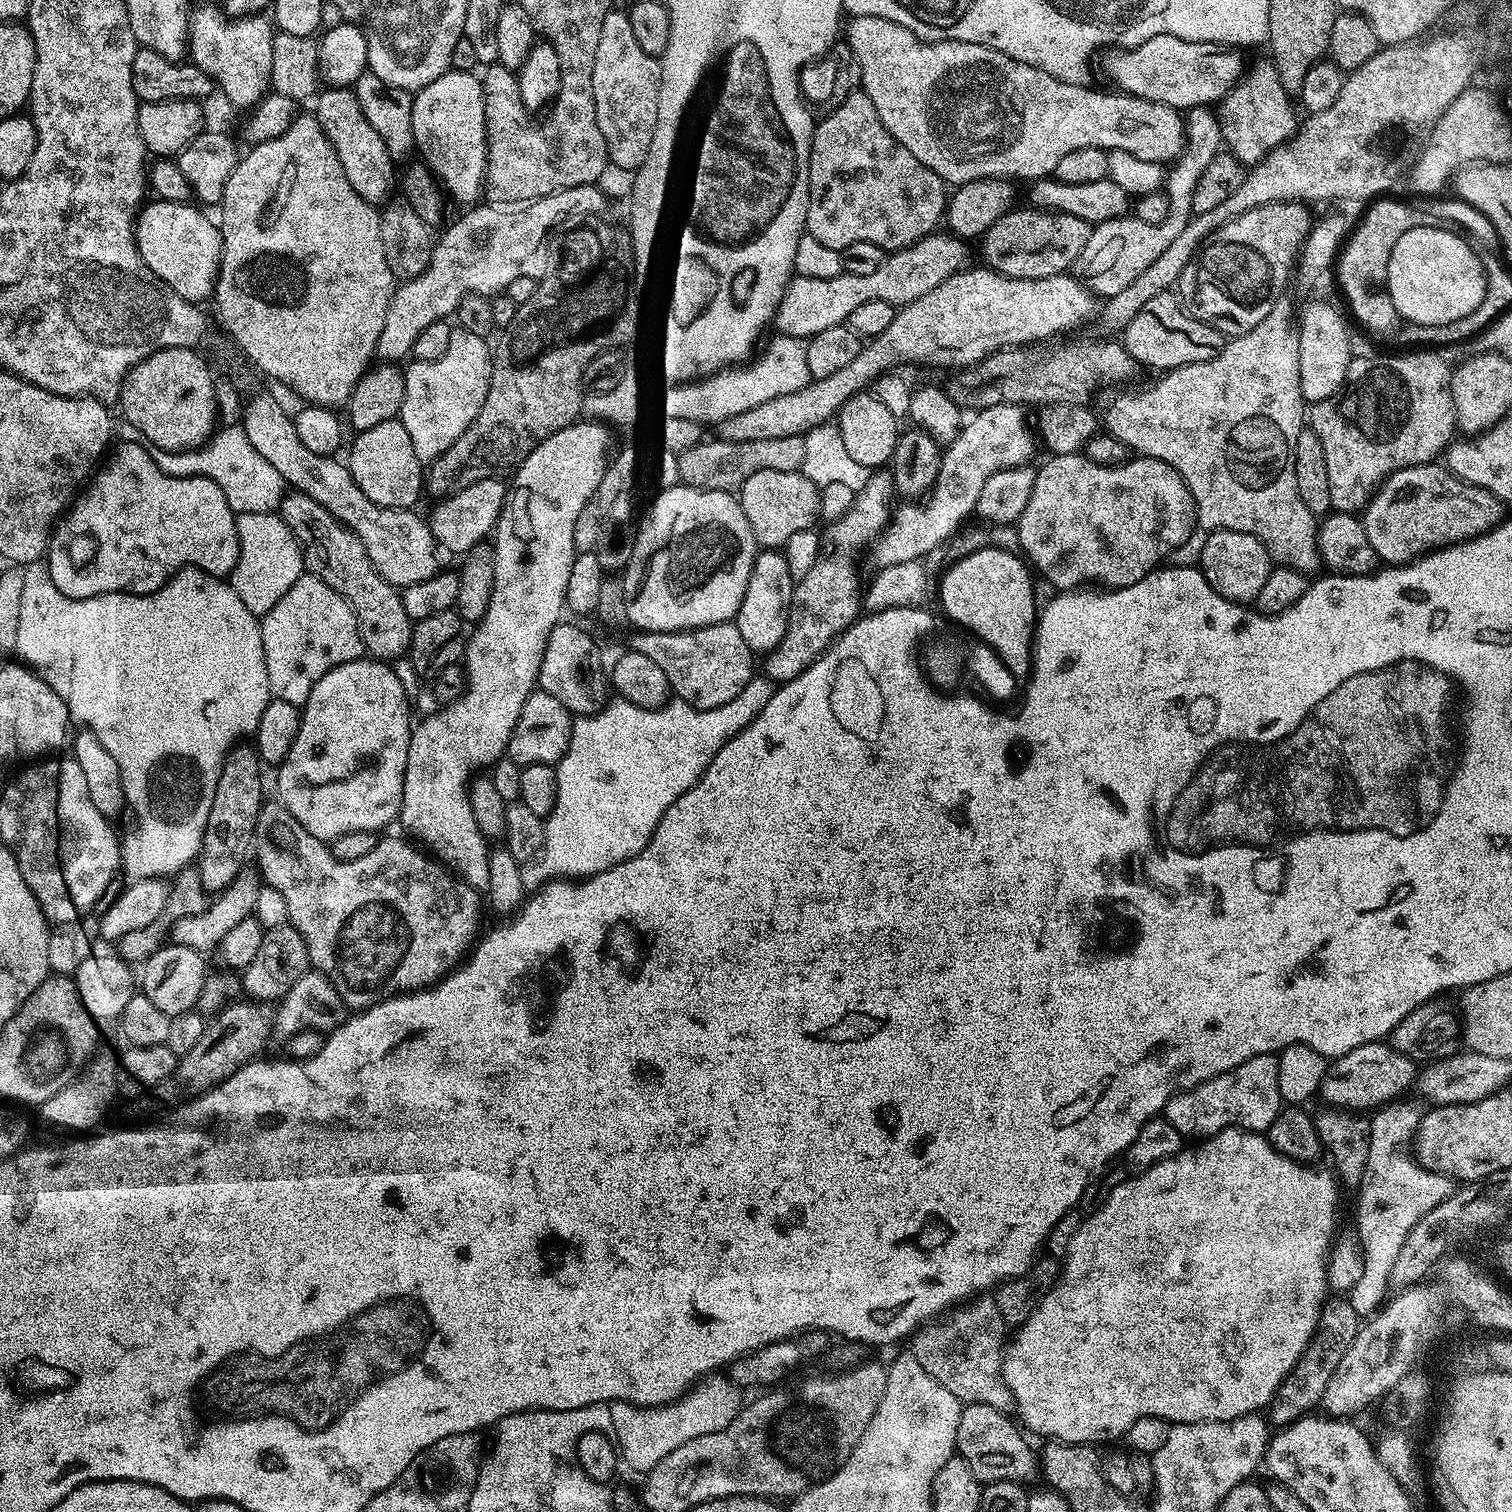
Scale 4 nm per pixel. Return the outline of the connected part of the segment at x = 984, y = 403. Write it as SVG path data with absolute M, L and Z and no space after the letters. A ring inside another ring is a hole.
M1078 340L1072 344L1056 346L1048 350L1046 346L1041 352L1035 352L1037 349L1032 346L1017 346L1015 348L1006 348L1003 352L996 352L981 360L978 364L973 364L971 368L965 368L957 371L956 376L949 384L946 384L948 396L954 402L967 410L979 410L998 406L999 404L1019 404L1029 406L1028 404L1044 404L1051 406L1054 404L1082 404L1091 405L1092 395L1096 392L1096 383L1101 380L1104 384L1124 384L1127 380L1132 380L1138 371L1136 359L1125 350L1123 343L1116 344L1095 344L1092 340Z

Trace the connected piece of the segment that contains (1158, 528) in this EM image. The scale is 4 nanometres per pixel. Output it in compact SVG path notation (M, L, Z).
M1083 454L1070 456L1053 455L1048 459L1052 460L1048 460L1044 465L1039 465L1036 468L1034 490L1030 494L1030 502L1026 502L1026 510L1022 510L1018 521L1018 545L1020 544L1021 549L1019 548L1019 551L1027 557L1031 567L1037 573L1040 571L1039 575L1043 579L1049 580L1057 590L1076 590L1081 586L1103 586L1105 589L1115 590L1134 586L1142 578L1146 578L1149 572L1153 571L1163 561L1160 560L1163 556L1168 556L1175 548L1182 547L1187 542L1188 535L1192 532L1192 527L1194 529L1197 527L1196 503L1186 482L1178 474L1178 470L1174 466L1170 466L1161 460L1155 460L1153 456L1141 455L1139 458L1129 460L1126 464L1117 464L1110 468L1098 466L1098 462L1090 462L1087 456Z

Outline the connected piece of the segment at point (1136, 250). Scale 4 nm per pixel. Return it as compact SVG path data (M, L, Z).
M1207 104L1194 106L1186 112L1186 149L1183 156L1179 156L1171 165L1170 171L1166 176L1166 195L1176 196L1176 201L1171 204L1171 213L1167 218L1160 222L1157 228L1148 228L1148 232L1140 232L1136 224L1128 228L1128 244L1132 244L1132 256L1112 256L1112 224L1097 224L1093 227L1090 238L1078 254L1074 265L1074 275L1089 292L1100 298L1107 298L1118 294L1118 290L1123 290L1125 286L1130 286L1150 262L1154 262L1152 256L1158 258L1156 252L1162 254L1178 234L1188 224L1192 211L1192 195L1194 186L1198 186L1198 178L1202 178L1202 170L1210 166L1212 161L1224 144L1224 134L1222 131L1222 121L1215 111Z

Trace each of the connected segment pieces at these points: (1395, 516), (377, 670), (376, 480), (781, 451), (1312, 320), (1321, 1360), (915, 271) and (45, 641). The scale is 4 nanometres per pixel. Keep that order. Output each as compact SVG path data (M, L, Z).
M1433 462L1392 473L1363 509L1362 523L1377 557L1385 565L1403 566L1437 548L1448 548L1451 544L1486 535L1505 519L1504 511L1504 501L1490 490L1459 480L1443 463Z
M361 658L334 666L323 674L310 698L302 705L300 729L289 754L279 765L276 788L280 791L279 803L314 838L325 842L338 839L354 830L379 833L380 828L395 821L400 815L406 758L412 737L414 719L408 713L410 693L399 681L391 663L371 658Z
M397 418L378 422L378 426L357 431L355 435L346 463L362 494L383 508L411 509L420 492L422 496L422 461L414 454L414 442L410 442L406 426Z
M804 436L760 438L758 442L726 442L719 438L707 440L679 453L679 479L690 488L735 493L743 488L751 476L758 474L758 470L799 472L803 469L806 458Z
M1316 300L1304 308L1304 313L1298 316L1298 335L1300 345L1298 346L1298 366L1300 367L1300 385L1305 401L1315 402L1330 398L1344 384L1348 363L1354 358L1352 344L1348 341L1348 324L1344 321L1345 313L1335 308L1332 304L1323 304Z
M1329 1297L1322 1306L1320 1319L1311 1341L1309 1341L1299 1361L1292 1368L1291 1374L1280 1384L1268 1410L1276 1410L1276 1404L1280 1404L1280 1402L1298 1402L1300 1408L1294 1414L1294 1419L1300 1420L1301 1417L1311 1413L1321 1405L1330 1378L1333 1377L1338 1368L1338 1363L1342 1362L1343 1355L1349 1350L1362 1326L1360 1317L1347 1297L1332 1297Z
M955 234L940 235L923 236L917 244L885 255L882 266L878 266L874 274L845 271L834 278L797 275L789 283L784 301L778 309L777 325L782 326L781 331L785 336L813 338L822 330L830 330L830 326L845 323L848 316L866 302L890 302L903 306L922 298L922 294L930 294L934 286L946 282L946 278L961 271L965 267L964 259L968 256L968 248L964 245L967 243L961 237Z
M37 562L29 564L24 568L24 581L22 582L22 600L18 606L18 634L16 635L16 650L15 655L19 657L21 661L27 667L31 668L36 675L48 683L50 690L54 690L54 694L58 694L58 698L64 700L64 705L68 711L69 717L73 721L76 720L80 723L81 729L93 732L98 742L102 742L102 746L106 746L106 750L110 750L110 754L114 757L114 762L118 762L118 770L120 771L120 781L124 787L124 794L127 803L130 808L136 811L136 832L132 832L127 837L126 835L122 840L122 864L125 869L133 868L134 873L143 874L145 877L161 877L175 874L180 871L181 868L191 865L193 861L200 855L200 843L202 842L202 834L204 833L204 827L206 826L206 818L210 814L210 802L214 802L214 790L218 786L218 778L222 774L222 768L224 766L224 760L227 759L229 752L237 747L238 742L243 736L248 738L255 737L258 730L258 722L261 721L262 712L266 710L266 706L270 700L273 699L272 691L267 682L267 670L266 670L266 658L263 656L262 646L262 634L260 633L260 620L251 612L246 610L246 602L242 602L242 598L238 598L238 594L232 589L231 583L227 579L219 576L212 576L209 572L203 572L200 568L186 567L180 569L179 572L175 572L172 579L167 584L163 584L156 592L150 592L147 594L137 594L135 592L111 592L110 594L102 594L101 596L91 596L85 600L75 600L70 598L66 594L62 594L62 590L58 590L58 586L54 586L54 582L50 578L48 573L47 563Z

